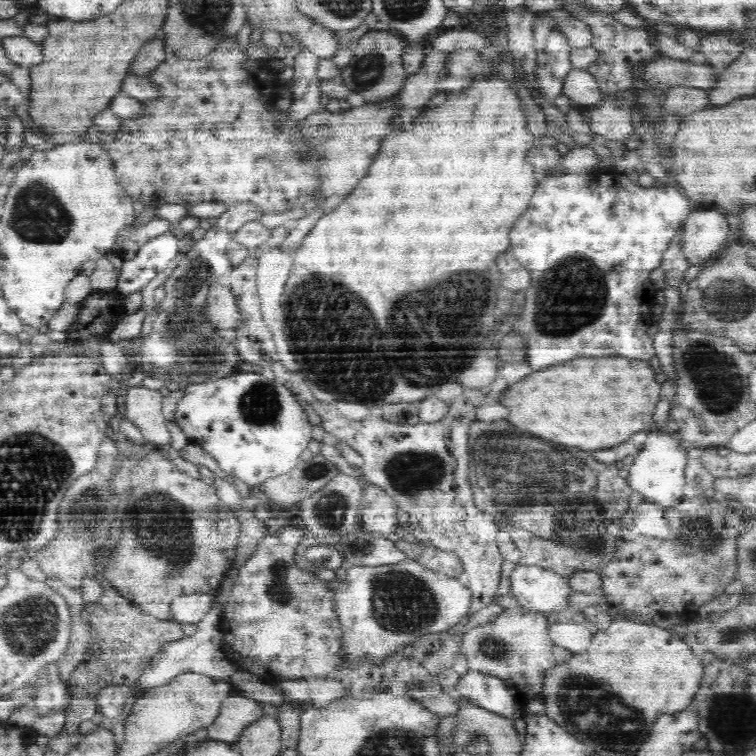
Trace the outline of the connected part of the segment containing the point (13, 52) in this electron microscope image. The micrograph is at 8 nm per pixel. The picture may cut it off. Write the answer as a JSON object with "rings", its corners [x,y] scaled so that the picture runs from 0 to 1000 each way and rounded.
{"rings":[[[28,41],[19,48],[8,48],[3,52],[8,71],[19,81],[41,90],[58,79],[57,57],[48,56]]]}

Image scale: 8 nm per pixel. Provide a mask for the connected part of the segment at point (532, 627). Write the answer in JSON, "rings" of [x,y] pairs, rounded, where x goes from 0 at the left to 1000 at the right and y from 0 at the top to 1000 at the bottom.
{"rings":[[[687,802],[664,804],[649,820],[632,825],[632,828],[624,828],[615,833],[614,839],[611,837],[607,865],[616,872],[619,884],[664,898],[690,930],[702,929],[717,919],[721,894],[735,880],[730,861],[734,849],[726,840],[728,828],[720,811],[697,808]]]}

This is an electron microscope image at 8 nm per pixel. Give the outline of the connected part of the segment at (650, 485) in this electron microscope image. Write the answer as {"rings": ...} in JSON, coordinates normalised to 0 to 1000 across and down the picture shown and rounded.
{"rings":[[[860,571],[851,593],[840,601],[839,611],[831,616],[828,640],[840,652],[848,653],[853,663],[886,672],[897,669],[905,660],[902,652],[906,640],[905,616],[907,616],[909,599],[892,582],[886,573]]]}

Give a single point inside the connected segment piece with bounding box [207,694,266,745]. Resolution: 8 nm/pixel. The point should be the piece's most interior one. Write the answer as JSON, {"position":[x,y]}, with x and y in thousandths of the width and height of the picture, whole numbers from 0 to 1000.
{"position":[312,940]}

